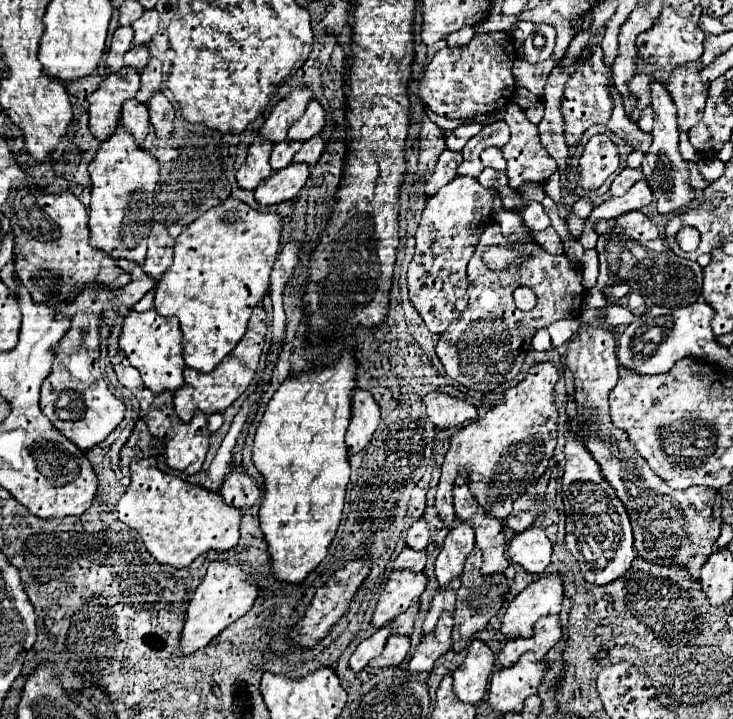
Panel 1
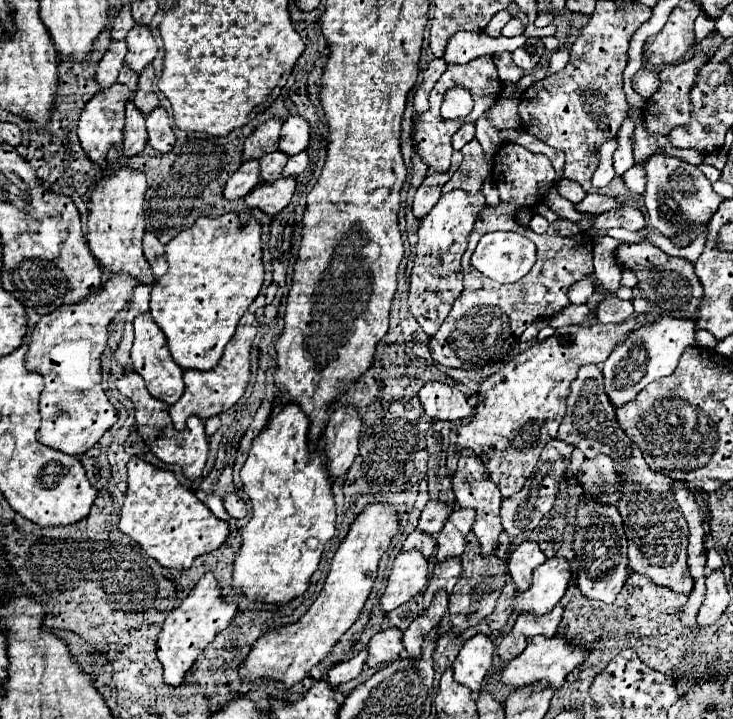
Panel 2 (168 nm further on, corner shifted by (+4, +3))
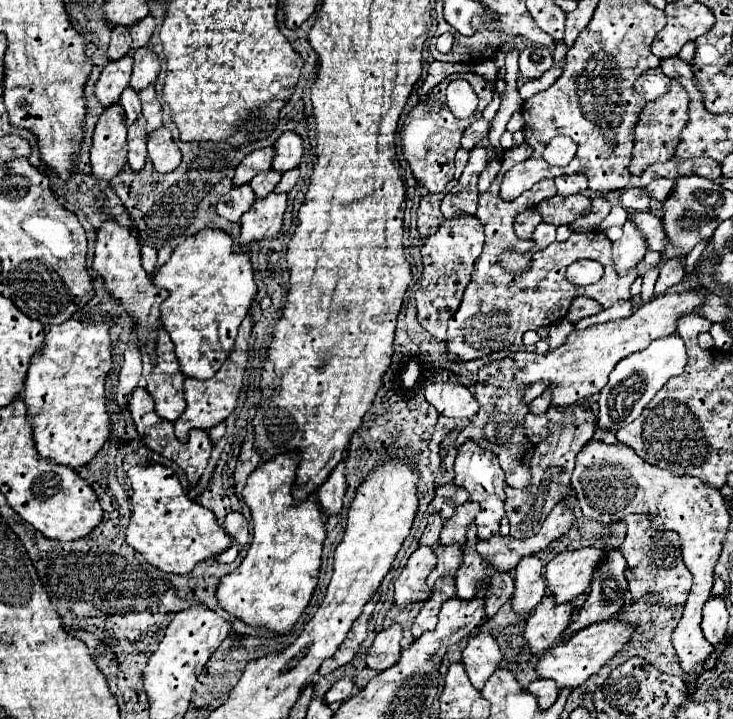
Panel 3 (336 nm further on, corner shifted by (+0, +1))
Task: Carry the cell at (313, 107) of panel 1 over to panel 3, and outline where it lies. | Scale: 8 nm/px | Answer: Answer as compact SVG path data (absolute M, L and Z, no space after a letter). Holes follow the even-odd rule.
M286 131L280 135L280 139L274 143L276 157L272 167L278 171L290 171L292 167L300 165L304 157L304 143L302 137L296 131Z

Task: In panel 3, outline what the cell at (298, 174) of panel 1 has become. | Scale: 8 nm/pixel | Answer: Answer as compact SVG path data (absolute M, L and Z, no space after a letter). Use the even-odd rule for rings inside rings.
M270 193L268 197L256 199L256 203L240 219L240 243L250 243L256 239L278 235L282 229L286 203L286 193Z

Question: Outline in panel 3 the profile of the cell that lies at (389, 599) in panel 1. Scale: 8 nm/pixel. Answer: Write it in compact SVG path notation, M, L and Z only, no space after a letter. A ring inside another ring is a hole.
M418 547L406 567L402 569L400 577L394 583L394 605L406 607L416 601L426 601L430 597L430 591L426 587L426 577L434 569L436 555L430 547Z

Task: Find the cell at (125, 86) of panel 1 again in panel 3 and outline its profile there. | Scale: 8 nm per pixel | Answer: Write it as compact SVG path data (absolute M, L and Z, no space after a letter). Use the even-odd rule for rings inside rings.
M120 103L104 109L100 115L92 145L90 145L90 167L98 179L110 181L126 165L126 121Z

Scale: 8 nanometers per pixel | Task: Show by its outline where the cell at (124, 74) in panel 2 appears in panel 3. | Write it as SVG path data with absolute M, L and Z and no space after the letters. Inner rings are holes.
M126 87L126 91L120 97L120 105L126 111L126 123L132 123L140 115L140 97L132 87Z

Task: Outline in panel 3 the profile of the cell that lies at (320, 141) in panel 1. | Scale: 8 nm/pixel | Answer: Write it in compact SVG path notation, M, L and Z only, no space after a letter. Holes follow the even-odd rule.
M294 167L294 169L290 169L290 171L286 171L286 173L282 175L282 181L276 185L274 191L278 191L278 193L288 193L288 191L296 185L298 179L300 179L300 167Z

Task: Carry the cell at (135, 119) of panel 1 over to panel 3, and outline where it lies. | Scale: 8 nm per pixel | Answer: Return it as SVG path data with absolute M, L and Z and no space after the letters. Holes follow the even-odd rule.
M140 115L130 127L128 127L128 165L134 171L140 171L146 163L146 119Z

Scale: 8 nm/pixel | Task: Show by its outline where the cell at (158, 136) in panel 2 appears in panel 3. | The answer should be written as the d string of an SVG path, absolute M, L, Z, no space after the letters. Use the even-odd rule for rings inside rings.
M160 127L148 135L148 159L160 173L174 171L180 165L180 151L172 139L170 129Z

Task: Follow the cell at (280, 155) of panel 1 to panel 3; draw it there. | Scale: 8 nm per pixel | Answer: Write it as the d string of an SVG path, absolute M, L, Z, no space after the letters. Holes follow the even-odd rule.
M270 169L270 171L262 171L258 173L250 185L256 193L256 197L266 197L270 191L274 191L274 187L280 183L282 179L282 171L276 171L276 169Z

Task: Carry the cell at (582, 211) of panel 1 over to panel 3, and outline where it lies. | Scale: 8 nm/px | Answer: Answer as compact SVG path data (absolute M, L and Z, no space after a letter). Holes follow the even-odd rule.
M564 175L556 179L556 187L558 187L558 195L568 197L574 193L584 193L588 189L586 183L586 175Z

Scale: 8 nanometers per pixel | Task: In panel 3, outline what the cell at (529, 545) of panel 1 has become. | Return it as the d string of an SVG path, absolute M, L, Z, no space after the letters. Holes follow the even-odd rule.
M526 555L516 565L514 575L514 595L512 595L512 609L518 615L530 613L544 597L546 583L544 583L544 565L536 555Z

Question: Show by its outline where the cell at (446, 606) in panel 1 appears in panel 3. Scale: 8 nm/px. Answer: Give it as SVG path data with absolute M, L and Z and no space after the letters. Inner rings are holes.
M438 547L434 553L436 553L436 557L438 557L438 563L436 563L436 567L432 569L432 575L428 577L428 587L430 587L430 591L434 591L434 583L436 583L438 577L444 577L444 575L456 577L458 567L462 565L462 557L464 557L460 547Z

